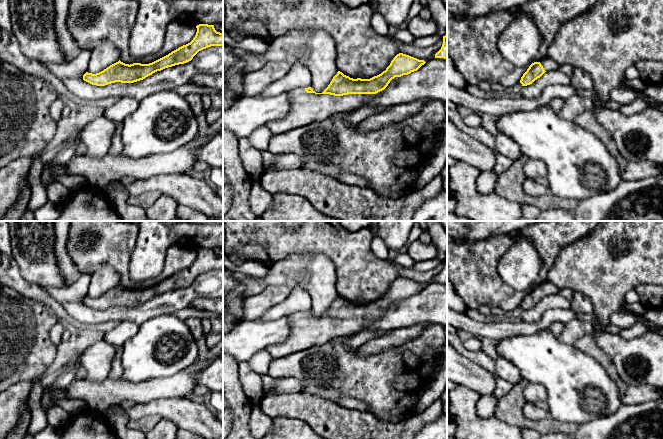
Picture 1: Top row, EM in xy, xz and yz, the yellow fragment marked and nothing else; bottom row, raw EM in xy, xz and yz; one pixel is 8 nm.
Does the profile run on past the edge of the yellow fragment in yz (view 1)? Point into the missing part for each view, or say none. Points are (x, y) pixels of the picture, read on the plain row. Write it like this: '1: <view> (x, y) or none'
1: yz (548, 288)

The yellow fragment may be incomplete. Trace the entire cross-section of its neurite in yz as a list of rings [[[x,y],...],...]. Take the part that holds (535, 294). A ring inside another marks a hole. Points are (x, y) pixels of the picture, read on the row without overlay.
[[[545,281],[540,286],[532,287],[527,295],[521,301],[520,307],[522,310],[532,308],[540,302],[545,296],[558,294],[559,289],[551,282]]]

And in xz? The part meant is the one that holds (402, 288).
[[[399,277],[385,295],[370,303],[353,303],[338,295],[322,317],[316,317],[311,311],[288,314],[289,336],[284,342],[268,347],[267,351],[273,360],[280,359],[341,335],[362,332],[392,303],[417,295],[425,287],[424,284]]]

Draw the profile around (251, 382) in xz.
[[[248,362],[239,363],[238,373],[243,392],[254,404],[260,402],[264,397],[261,375],[253,371]]]

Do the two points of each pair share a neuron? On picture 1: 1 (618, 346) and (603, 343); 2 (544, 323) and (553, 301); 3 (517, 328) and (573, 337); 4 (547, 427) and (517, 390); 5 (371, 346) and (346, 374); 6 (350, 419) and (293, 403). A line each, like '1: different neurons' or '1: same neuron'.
1: same neuron
2: different neurons
3: different neurons
4: same neuron
5: different neurons
6: same neuron

